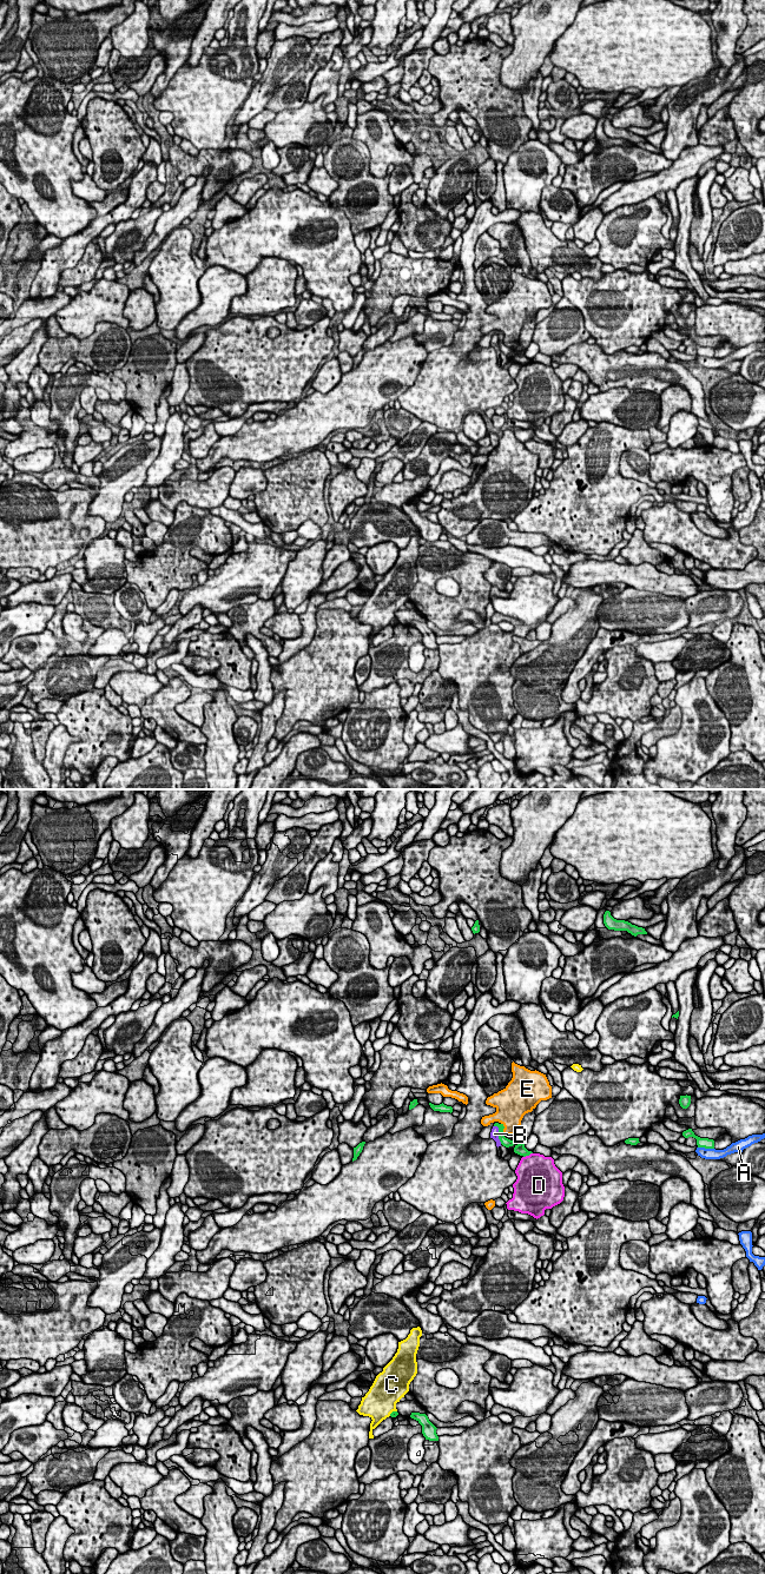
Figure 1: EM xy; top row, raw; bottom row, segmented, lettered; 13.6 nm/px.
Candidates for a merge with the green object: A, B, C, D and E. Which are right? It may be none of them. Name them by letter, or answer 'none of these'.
none of these

